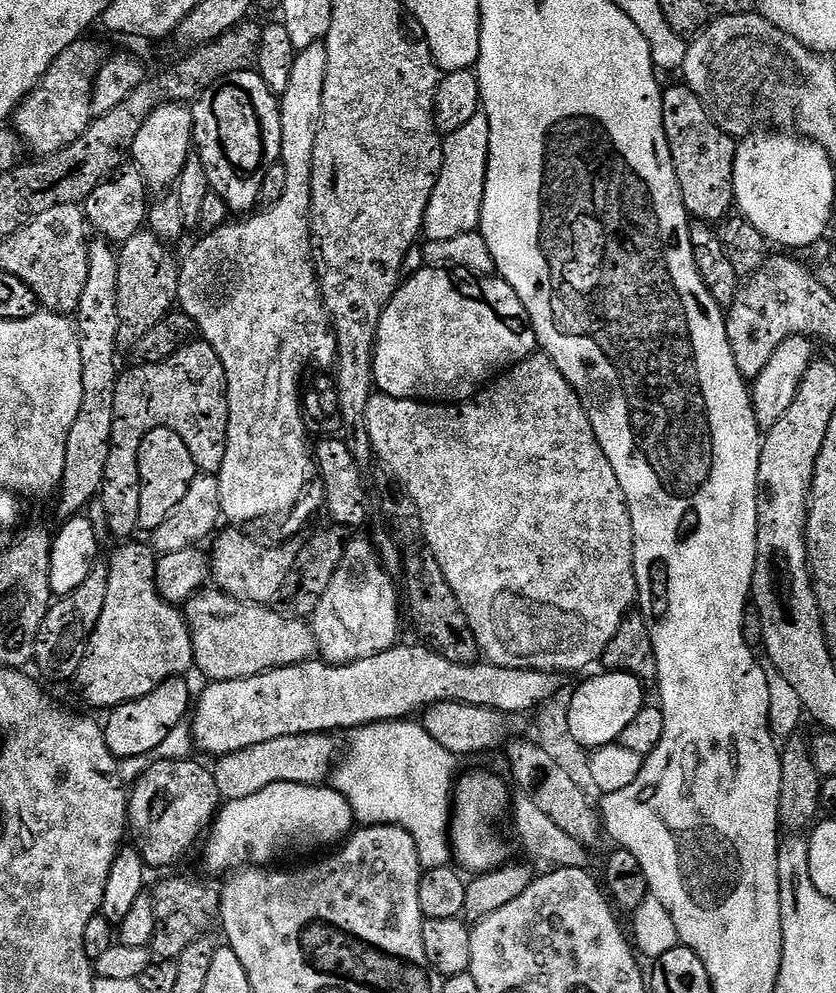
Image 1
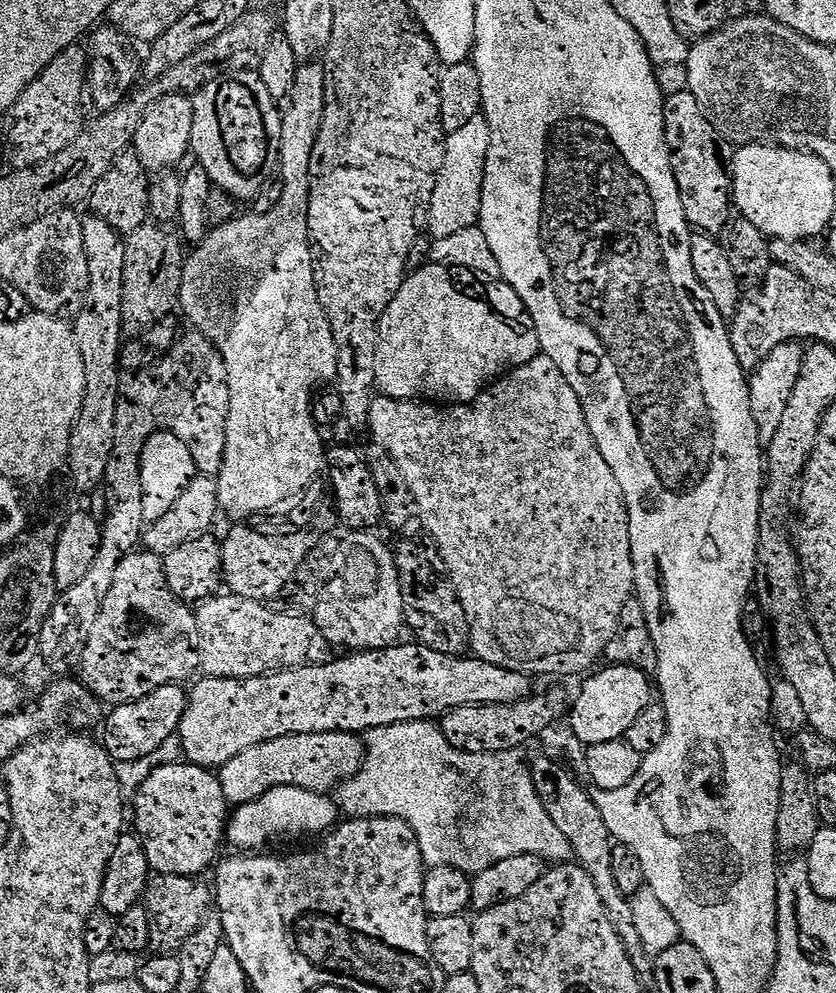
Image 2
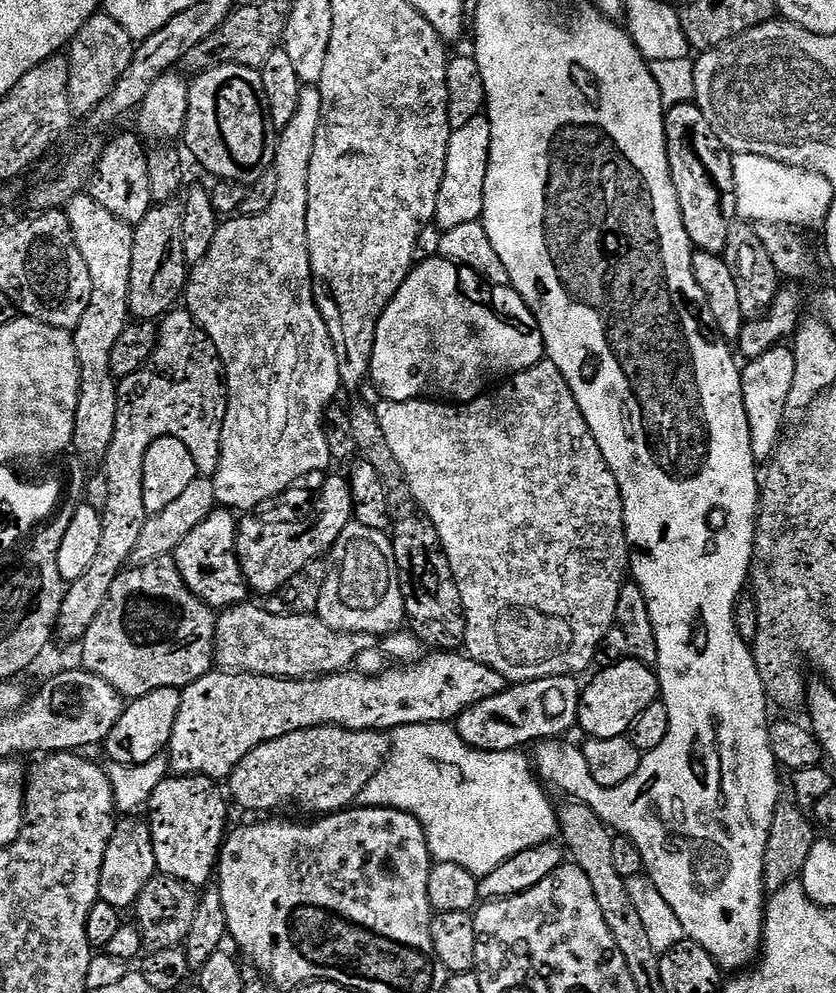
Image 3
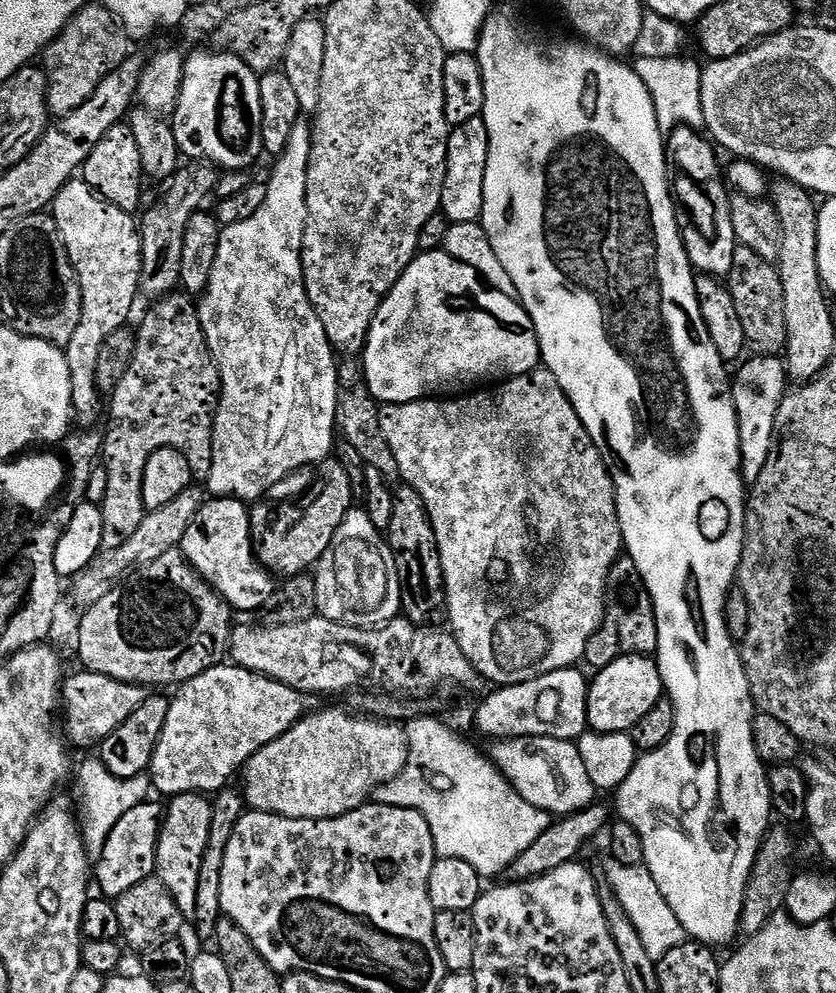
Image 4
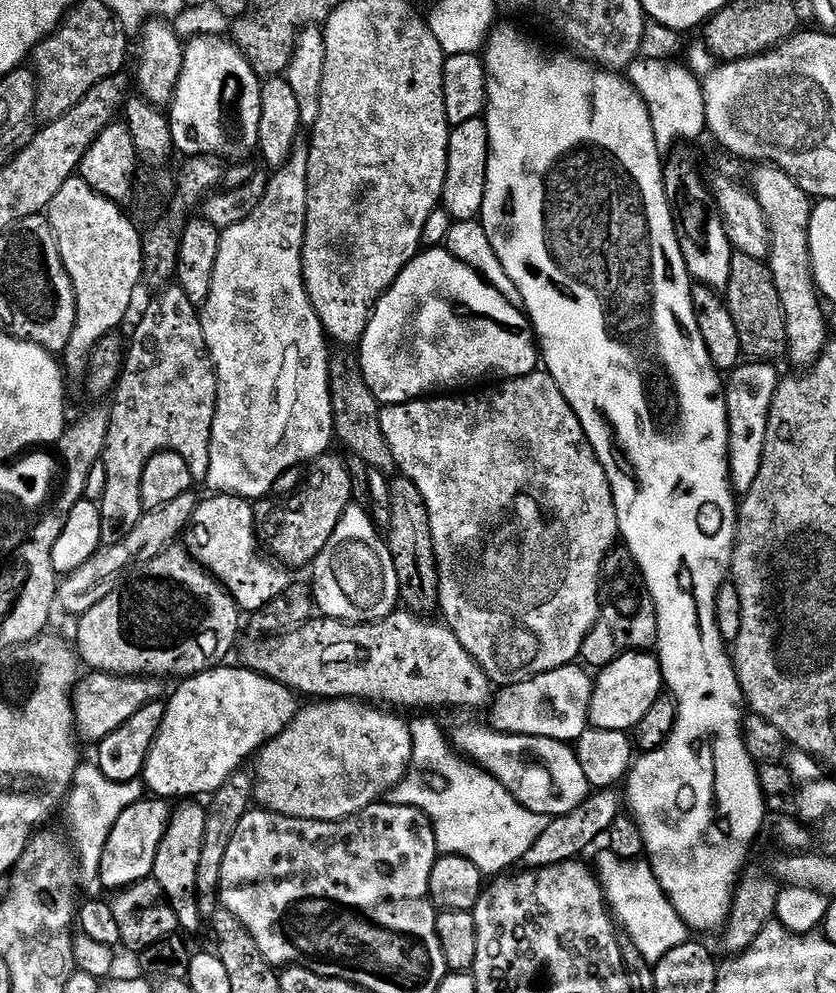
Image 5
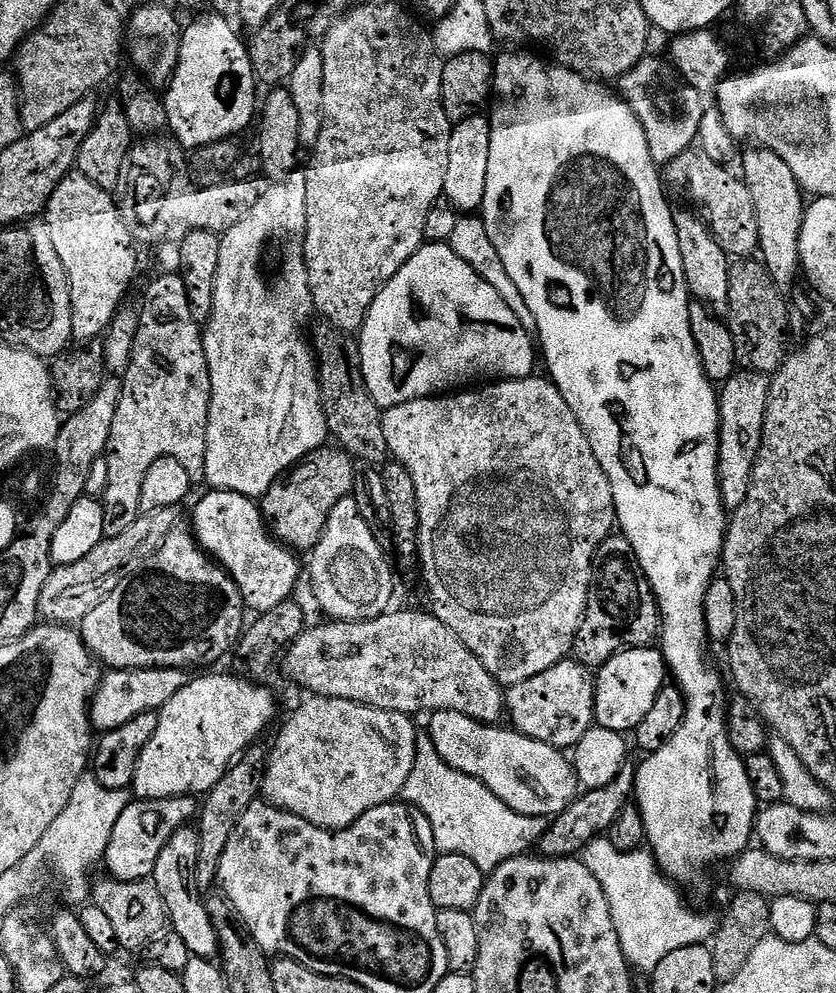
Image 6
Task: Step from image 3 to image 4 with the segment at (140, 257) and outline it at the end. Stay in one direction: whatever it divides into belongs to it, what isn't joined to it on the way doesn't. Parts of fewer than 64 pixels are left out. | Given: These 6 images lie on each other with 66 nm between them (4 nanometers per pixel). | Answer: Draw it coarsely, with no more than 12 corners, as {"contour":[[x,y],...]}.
{"contour":[[181,167],[139,221],[140,292],[177,291],[186,222],[216,191]]}

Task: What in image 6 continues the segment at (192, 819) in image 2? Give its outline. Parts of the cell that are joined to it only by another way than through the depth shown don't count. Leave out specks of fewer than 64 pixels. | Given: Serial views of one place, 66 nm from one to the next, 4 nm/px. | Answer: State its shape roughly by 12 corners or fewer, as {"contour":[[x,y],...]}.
{"contour":[[179,828],[151,879],[193,956],[220,943],[196,881],[200,833]]}

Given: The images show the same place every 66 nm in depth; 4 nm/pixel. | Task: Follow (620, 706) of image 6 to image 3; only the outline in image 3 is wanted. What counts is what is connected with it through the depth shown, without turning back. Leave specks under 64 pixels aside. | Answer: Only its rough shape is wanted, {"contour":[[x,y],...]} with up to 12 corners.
{"contour":[[637,660],[607,665],[580,693],[579,731],[627,736],[657,703],[659,675]]}

